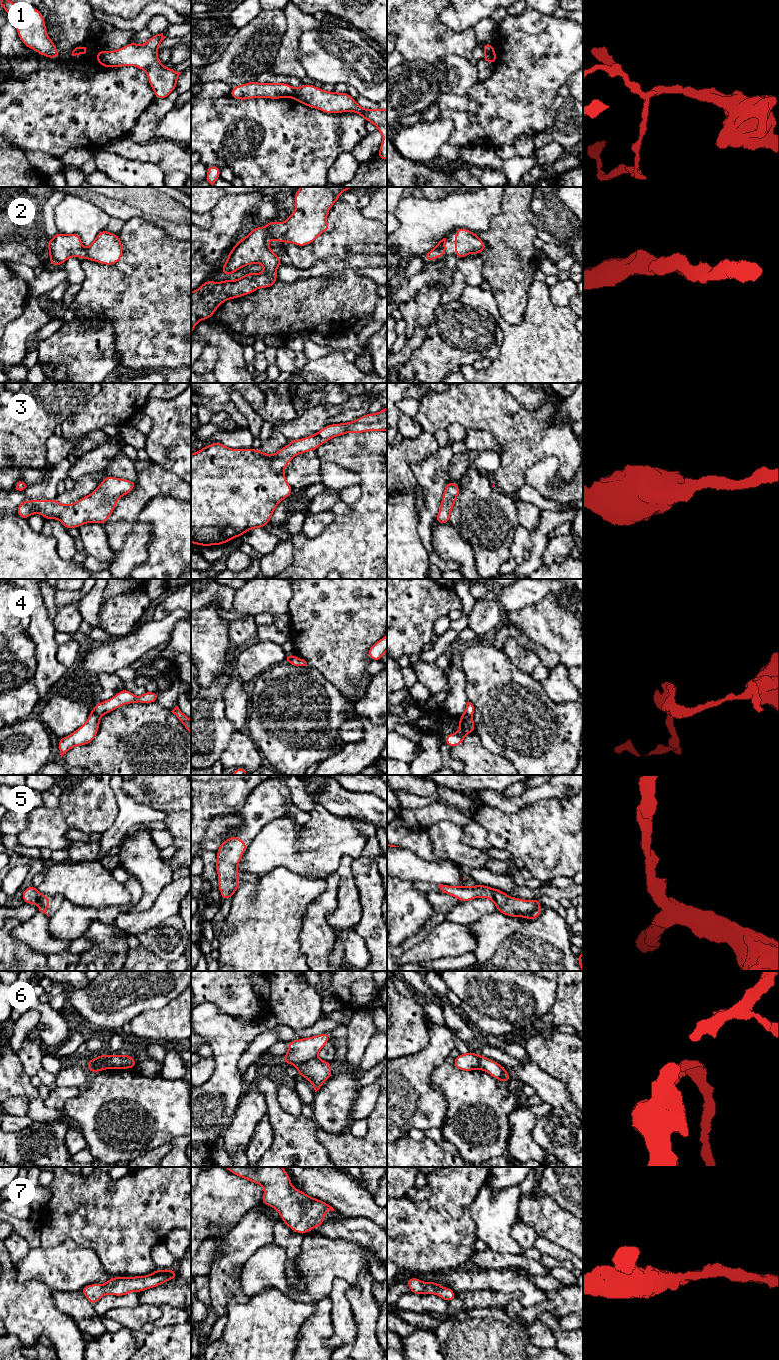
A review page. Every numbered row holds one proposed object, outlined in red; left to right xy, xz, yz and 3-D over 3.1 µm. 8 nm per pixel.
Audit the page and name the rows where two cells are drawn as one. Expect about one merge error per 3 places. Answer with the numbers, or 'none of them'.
1, 4, 6

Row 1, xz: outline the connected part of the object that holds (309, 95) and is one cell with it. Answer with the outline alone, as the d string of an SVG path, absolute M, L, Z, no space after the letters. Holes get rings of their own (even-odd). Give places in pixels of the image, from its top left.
M311 84L295 88L294 100L307 107L321 110L327 114L354 112L362 116L367 122L373 123L382 134L382 143L377 156L387 160L387 108L366 109L358 105L347 92L323 91Z

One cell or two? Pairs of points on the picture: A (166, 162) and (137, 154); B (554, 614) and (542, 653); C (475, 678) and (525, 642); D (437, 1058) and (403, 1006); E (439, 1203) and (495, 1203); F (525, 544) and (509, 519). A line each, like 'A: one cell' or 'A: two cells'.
A: one cell
B: two cells
C: two cells
D: two cells
E: two cells
F: two cells

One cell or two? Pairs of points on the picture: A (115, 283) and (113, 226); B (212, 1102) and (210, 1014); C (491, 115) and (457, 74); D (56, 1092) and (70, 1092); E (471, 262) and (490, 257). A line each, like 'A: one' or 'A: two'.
A: two
B: one
C: two
D: one
E: two

